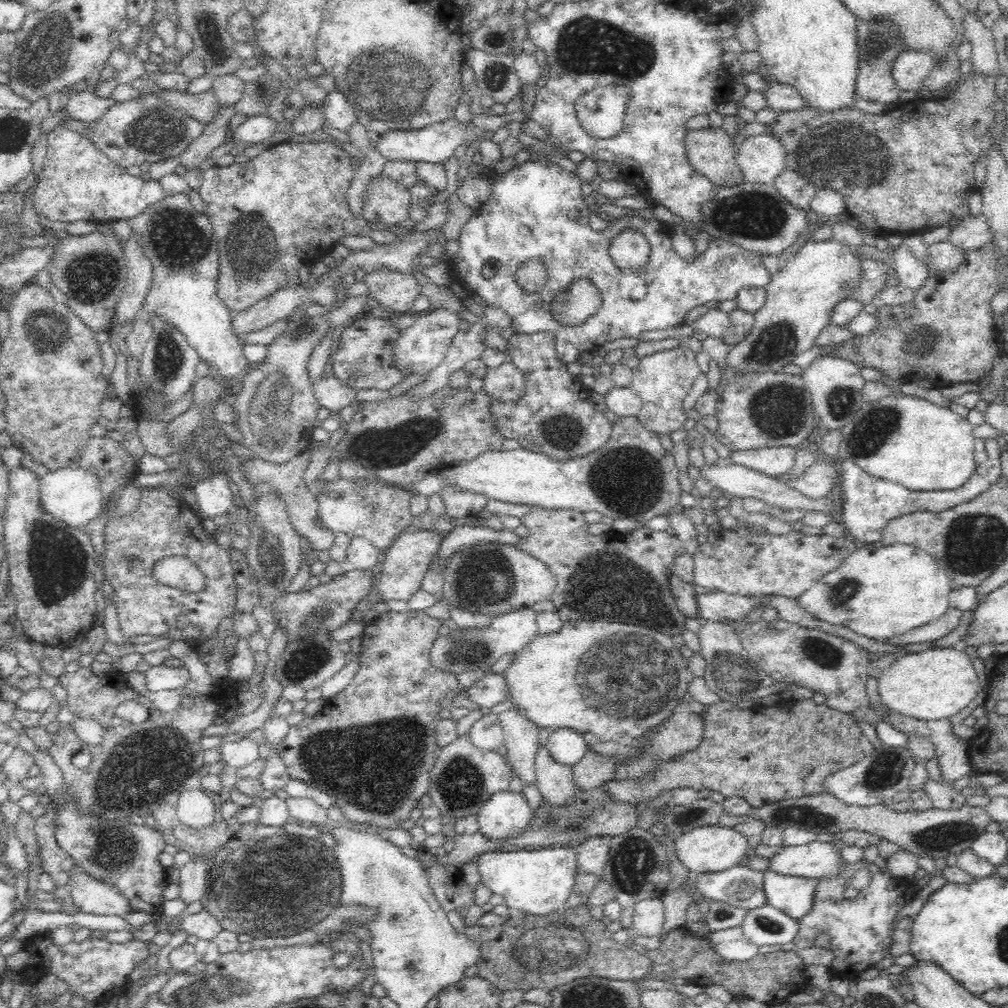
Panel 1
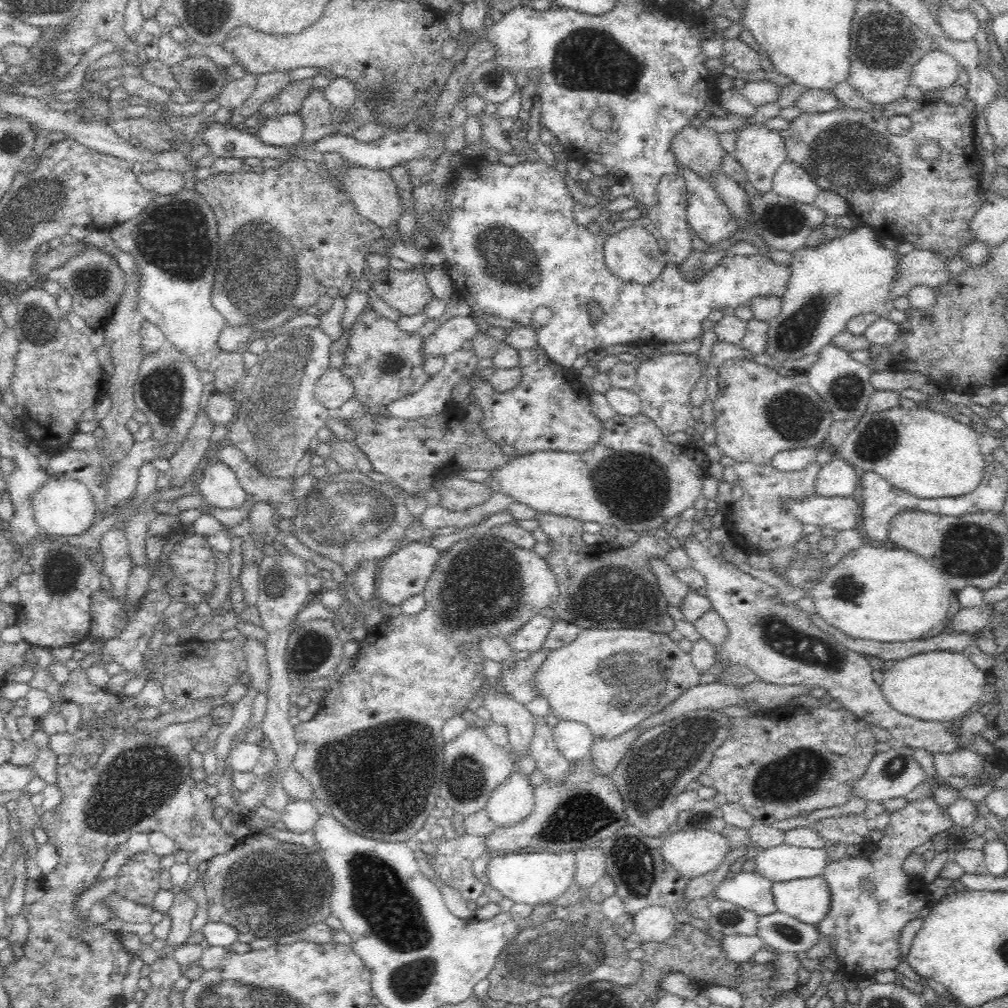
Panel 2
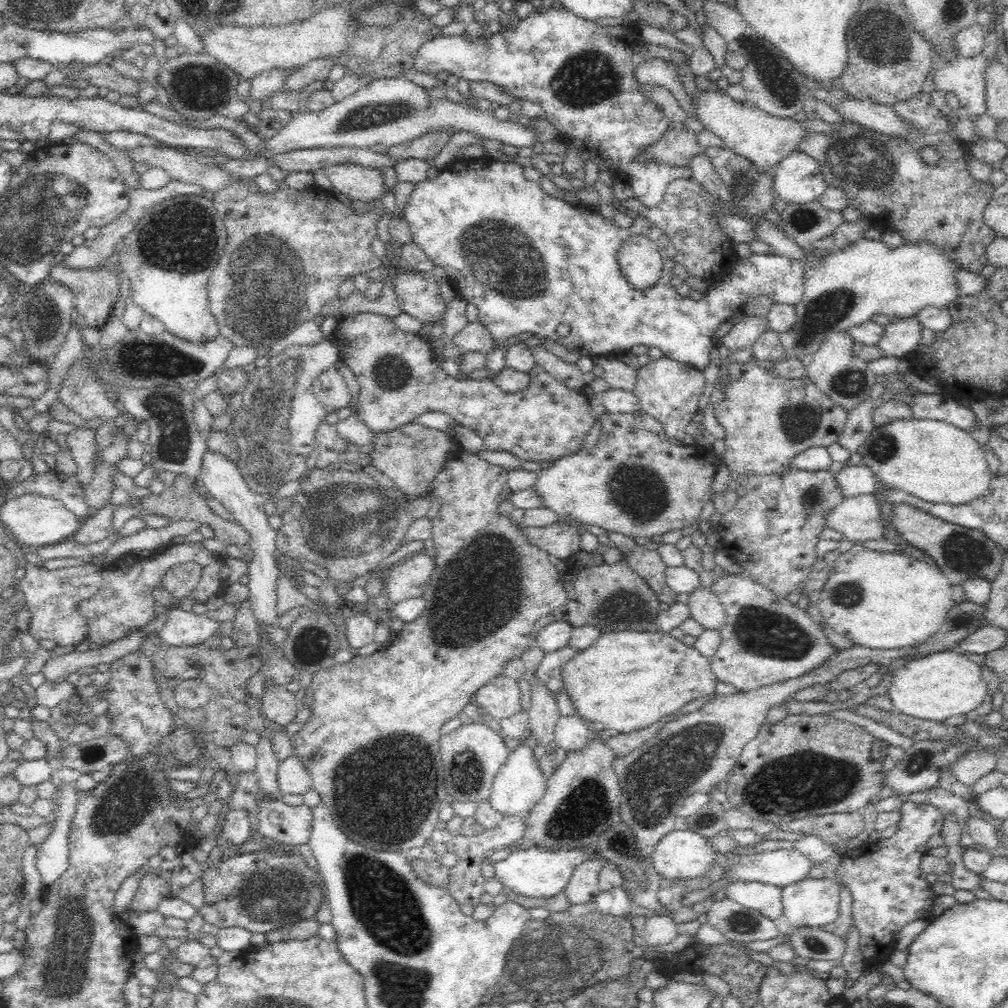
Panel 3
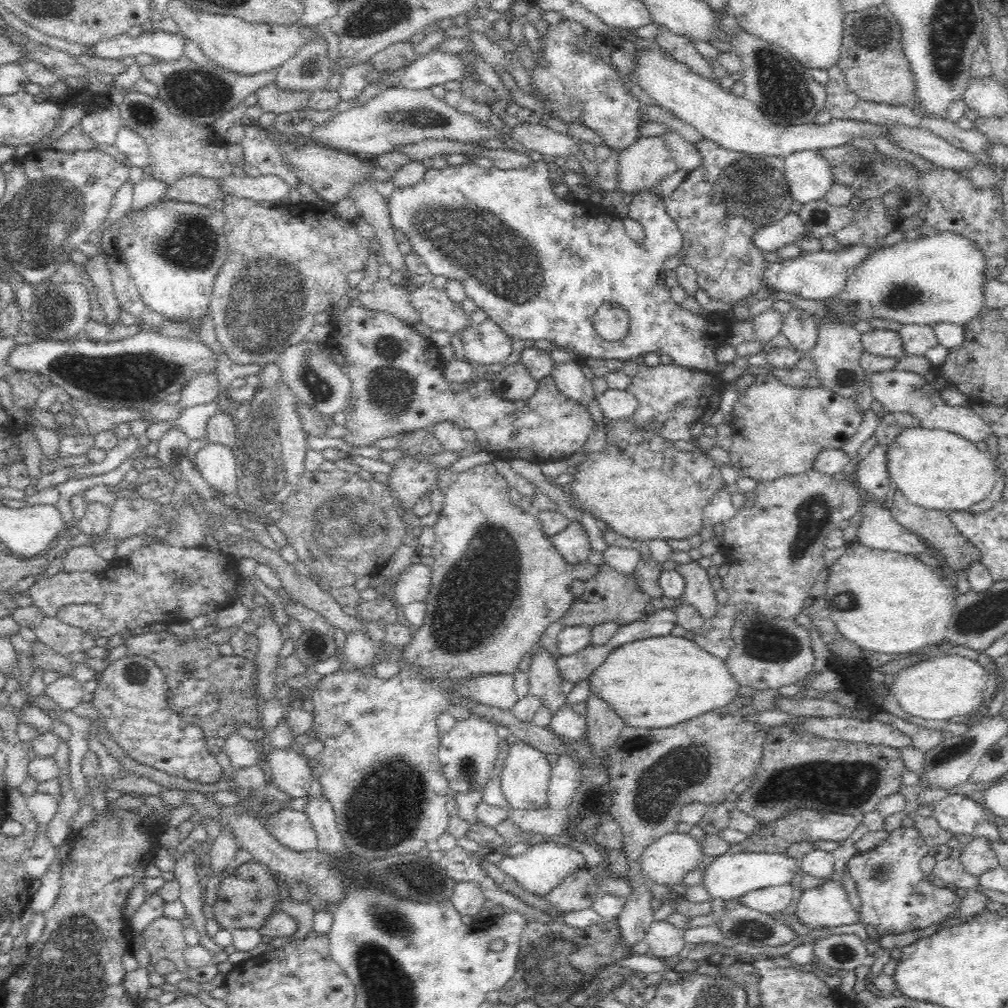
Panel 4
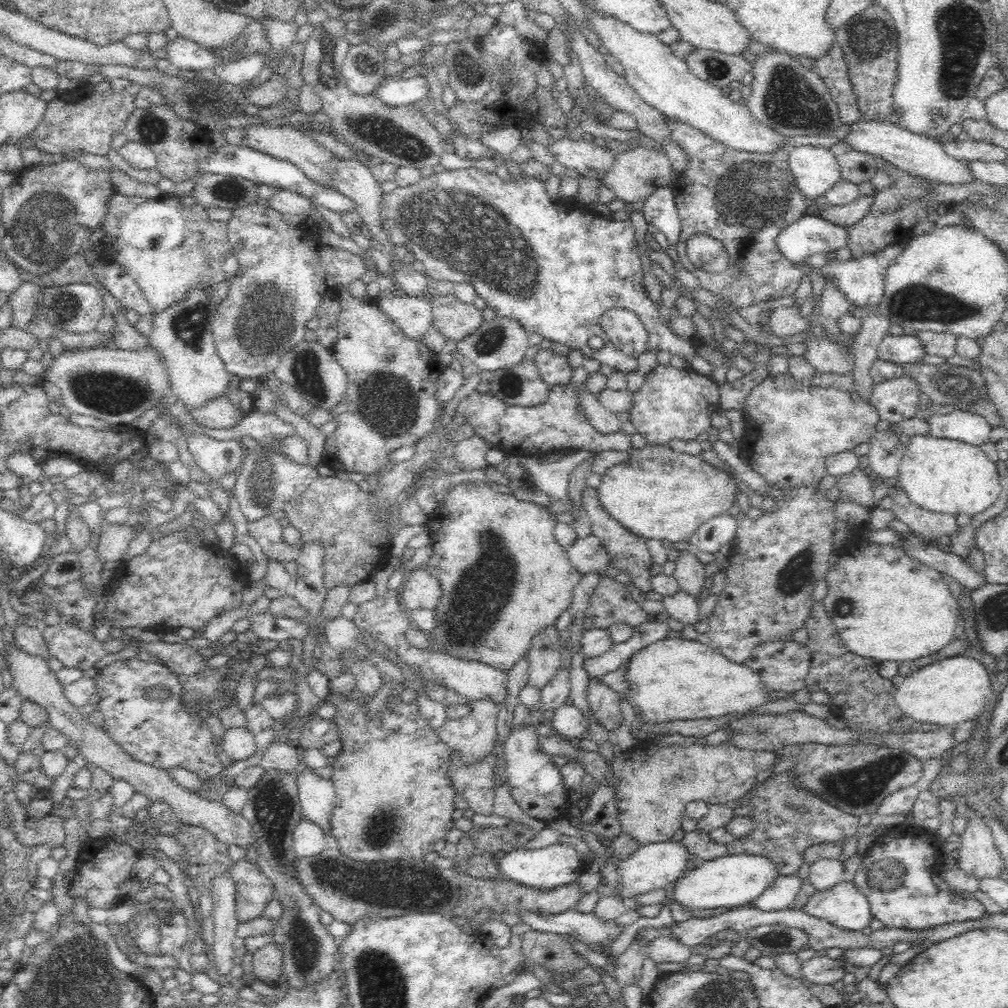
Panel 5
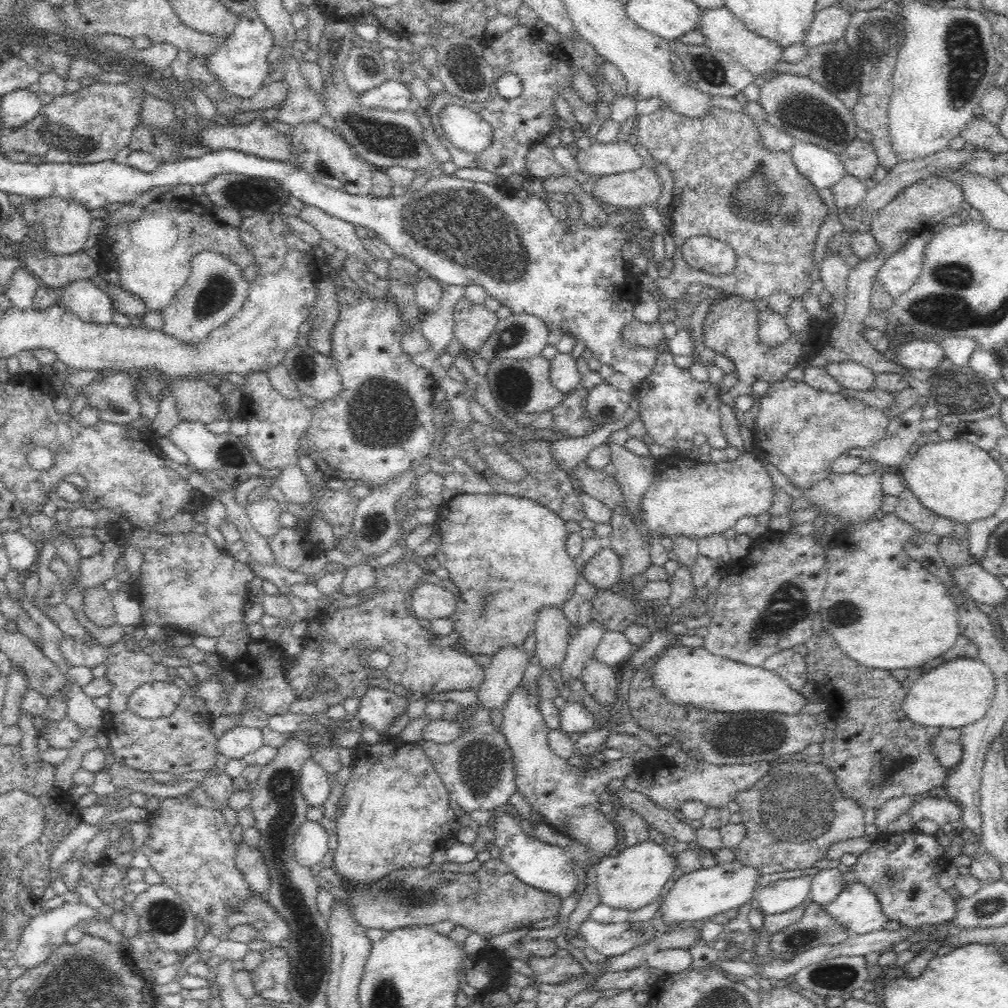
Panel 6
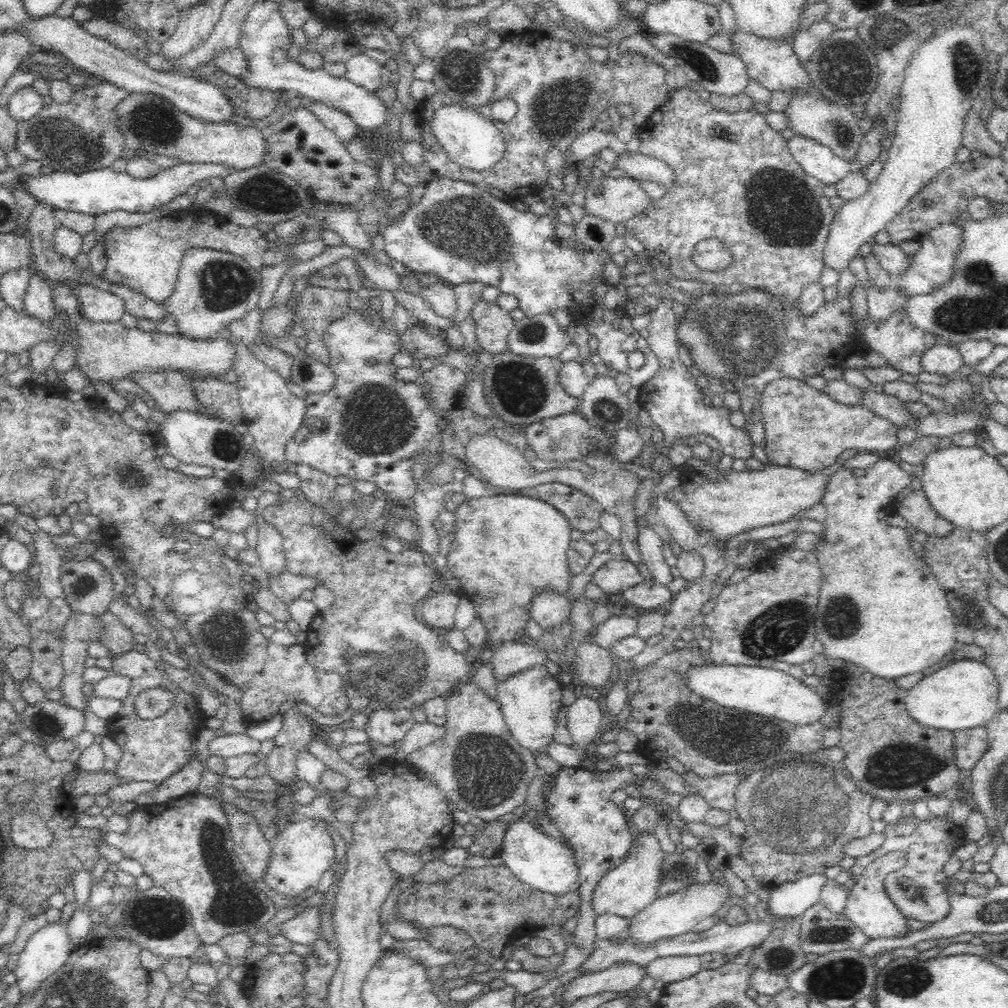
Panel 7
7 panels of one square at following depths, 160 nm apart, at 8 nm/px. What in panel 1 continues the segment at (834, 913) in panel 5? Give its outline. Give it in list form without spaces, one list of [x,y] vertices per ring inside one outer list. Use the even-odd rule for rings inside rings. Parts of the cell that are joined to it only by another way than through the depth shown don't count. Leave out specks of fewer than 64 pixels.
[[[764,872],[764,891],[768,905],[800,921],[814,910],[818,894],[818,879],[780,876]]]

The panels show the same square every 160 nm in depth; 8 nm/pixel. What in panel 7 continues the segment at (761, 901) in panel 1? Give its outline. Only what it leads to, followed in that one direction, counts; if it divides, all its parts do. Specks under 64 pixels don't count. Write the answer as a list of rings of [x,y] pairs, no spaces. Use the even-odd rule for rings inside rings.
[[[815,873],[802,880],[782,884],[772,889],[770,913],[774,917],[799,918],[808,908],[820,903],[822,888],[828,878],[825,874]]]

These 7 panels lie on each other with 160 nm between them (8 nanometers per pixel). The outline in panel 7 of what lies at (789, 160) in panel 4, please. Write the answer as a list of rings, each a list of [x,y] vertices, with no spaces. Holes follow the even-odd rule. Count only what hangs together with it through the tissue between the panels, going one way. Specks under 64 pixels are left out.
[[[795,134],[788,139],[791,155],[806,171],[806,174],[825,185],[836,185],[852,172],[852,164],[836,156],[833,150],[807,136]]]

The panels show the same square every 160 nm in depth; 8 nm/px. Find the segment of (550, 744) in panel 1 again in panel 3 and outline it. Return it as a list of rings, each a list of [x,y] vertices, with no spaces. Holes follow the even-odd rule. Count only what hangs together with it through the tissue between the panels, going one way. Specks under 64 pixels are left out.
[[[560,715],[554,732],[554,744],[564,750],[580,750],[588,744],[588,726],[585,719],[575,715]]]

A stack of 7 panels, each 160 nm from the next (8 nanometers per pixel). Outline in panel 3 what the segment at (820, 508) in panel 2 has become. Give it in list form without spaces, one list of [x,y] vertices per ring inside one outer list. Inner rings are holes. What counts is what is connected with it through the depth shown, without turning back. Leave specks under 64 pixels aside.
[[[873,493],[848,497],[829,513],[828,527],[842,533],[850,542],[864,544],[886,539],[880,502]]]

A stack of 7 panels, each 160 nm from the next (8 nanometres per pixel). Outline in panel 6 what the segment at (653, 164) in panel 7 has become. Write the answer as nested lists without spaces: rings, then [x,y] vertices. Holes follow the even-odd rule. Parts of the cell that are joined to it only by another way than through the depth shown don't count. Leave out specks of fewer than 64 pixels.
[[[619,141],[604,145],[593,142],[593,145],[581,150],[575,161],[581,172],[591,174],[594,178],[606,175],[638,170],[644,161],[636,153],[633,145],[627,141]]]

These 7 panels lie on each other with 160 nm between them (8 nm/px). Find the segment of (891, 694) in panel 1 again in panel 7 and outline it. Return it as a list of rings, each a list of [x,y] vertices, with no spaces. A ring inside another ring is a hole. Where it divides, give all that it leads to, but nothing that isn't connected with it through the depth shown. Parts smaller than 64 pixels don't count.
[[[975,659],[953,661],[930,676],[918,678],[922,680],[908,690],[905,706],[909,715],[922,726],[955,733],[985,727],[1001,711],[1000,683],[986,664]]]

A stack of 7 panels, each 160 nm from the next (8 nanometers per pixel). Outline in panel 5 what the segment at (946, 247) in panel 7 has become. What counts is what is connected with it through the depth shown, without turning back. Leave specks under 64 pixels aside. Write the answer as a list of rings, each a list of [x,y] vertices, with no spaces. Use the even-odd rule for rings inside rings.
[[[905,240],[886,247],[879,253],[862,257],[861,259],[854,259],[851,257],[847,261],[828,261],[828,263],[821,268],[823,277],[835,280],[835,284],[846,295],[848,302],[858,304],[867,308],[875,307],[881,298],[885,295],[885,278],[887,270],[894,264],[894,261],[899,258],[906,248]]]

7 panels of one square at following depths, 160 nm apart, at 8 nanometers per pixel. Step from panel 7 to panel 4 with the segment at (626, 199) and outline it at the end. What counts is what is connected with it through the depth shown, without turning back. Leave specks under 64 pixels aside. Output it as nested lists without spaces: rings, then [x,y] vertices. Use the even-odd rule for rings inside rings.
[[[660,136],[644,137],[619,154],[617,188],[632,197],[653,191],[676,170],[669,148]]]

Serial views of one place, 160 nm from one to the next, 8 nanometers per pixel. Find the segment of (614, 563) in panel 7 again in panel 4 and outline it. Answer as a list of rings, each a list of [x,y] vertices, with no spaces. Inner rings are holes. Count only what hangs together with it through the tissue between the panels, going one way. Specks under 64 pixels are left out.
[[[580,523],[569,524],[562,534],[550,538],[550,541],[564,560],[572,565],[585,563],[592,550],[590,537]]]

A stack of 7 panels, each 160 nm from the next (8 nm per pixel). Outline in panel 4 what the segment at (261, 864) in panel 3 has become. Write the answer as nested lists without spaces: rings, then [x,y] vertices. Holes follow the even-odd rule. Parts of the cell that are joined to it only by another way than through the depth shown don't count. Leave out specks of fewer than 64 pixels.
[[[250,861],[226,875],[222,888],[219,890],[221,896],[214,906],[214,915],[221,929],[258,929],[278,909],[280,900],[276,893],[275,881],[271,879],[270,868],[260,863]]]

